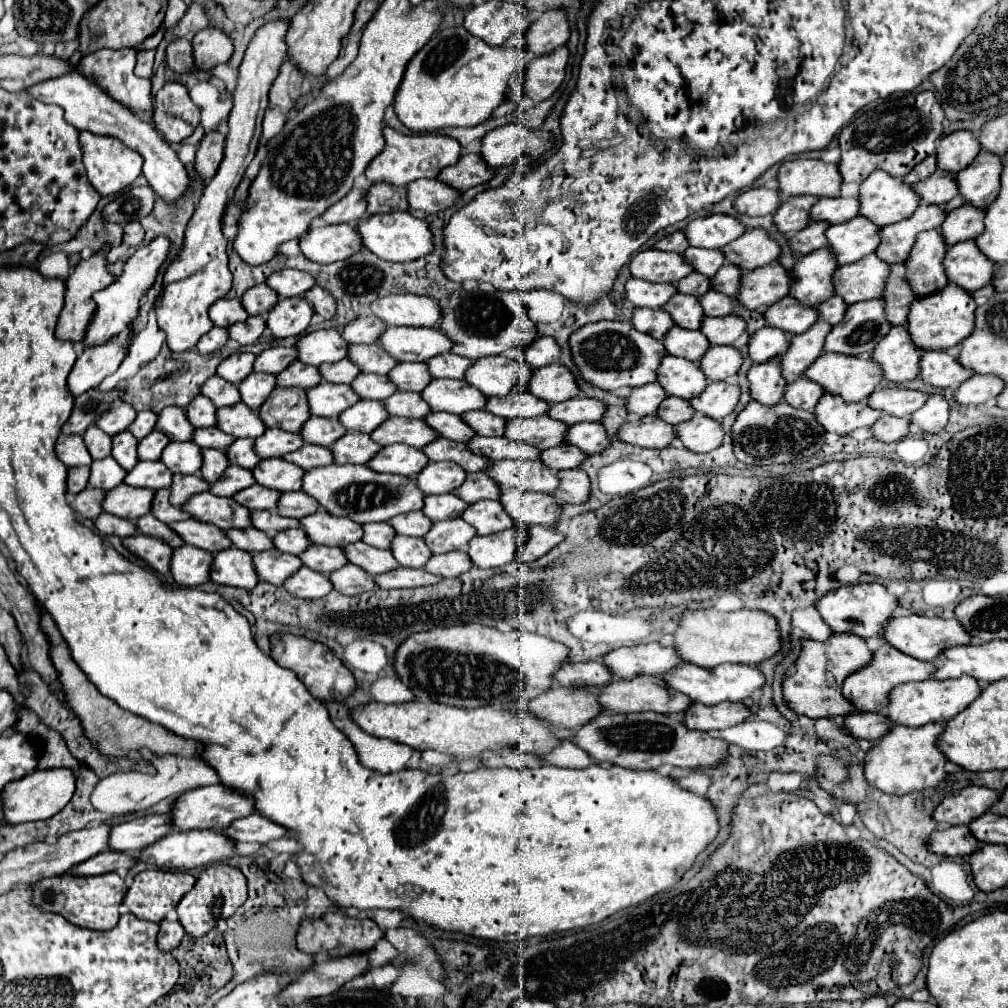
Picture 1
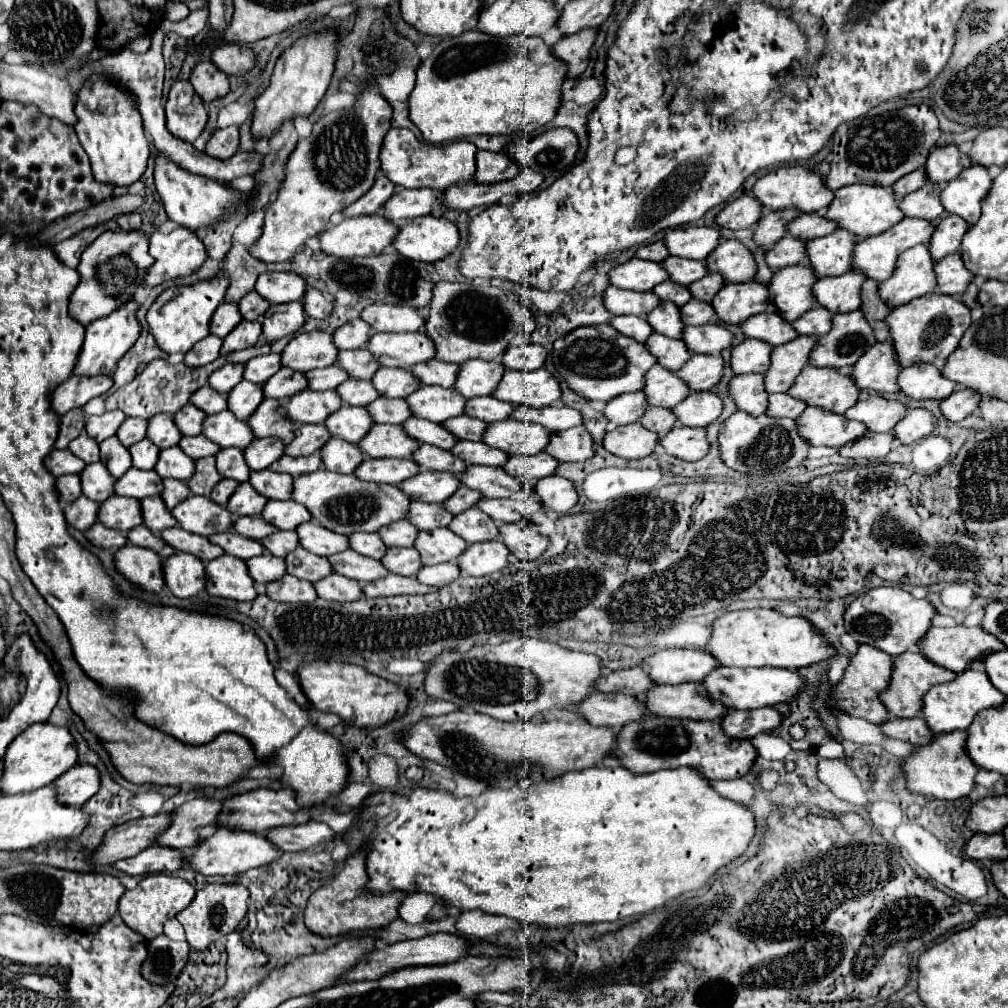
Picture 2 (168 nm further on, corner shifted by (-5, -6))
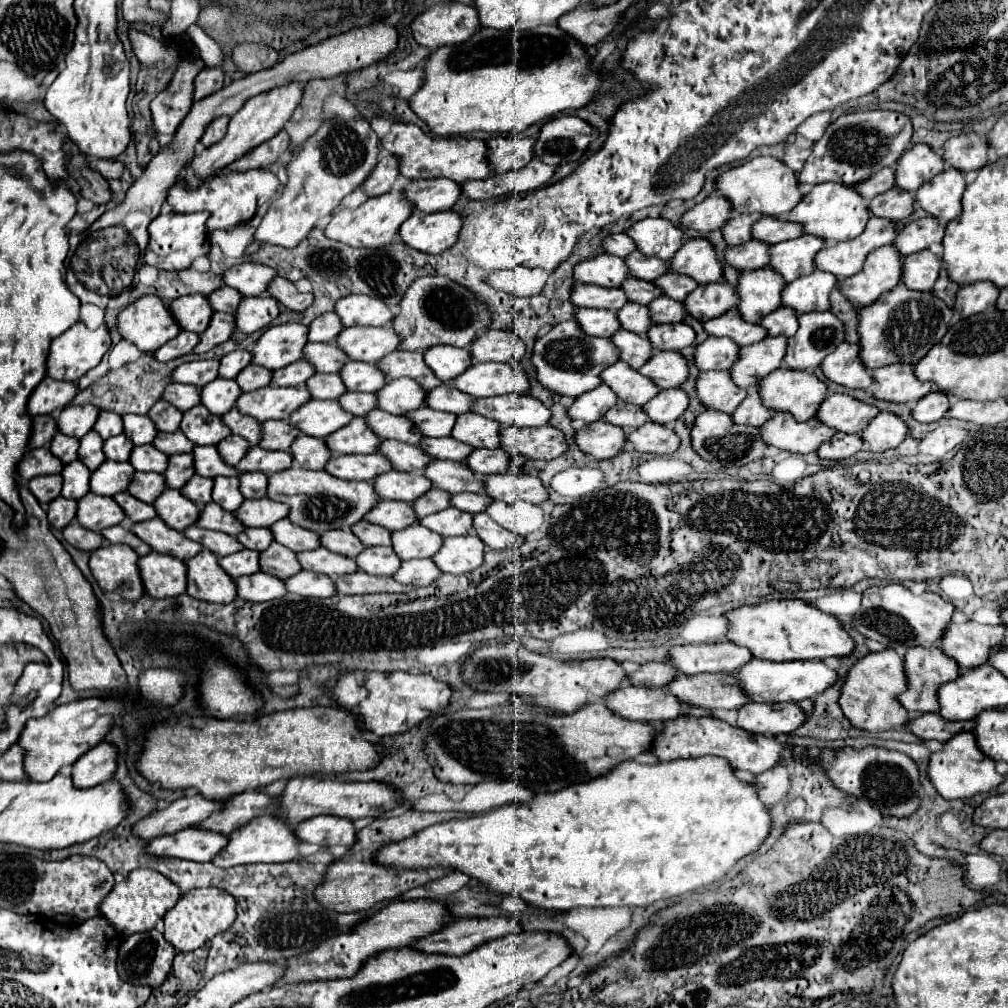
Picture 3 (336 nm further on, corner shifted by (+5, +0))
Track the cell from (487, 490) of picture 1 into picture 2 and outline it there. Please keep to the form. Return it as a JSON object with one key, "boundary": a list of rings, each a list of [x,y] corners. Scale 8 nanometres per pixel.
{"boundary":[[[458,487],[456,493],[442,503],[442,507],[444,507],[448,513],[458,515],[458,513],[462,513],[462,511],[474,507],[474,505],[476,505],[476,499],[480,499],[478,491],[468,491],[468,487]]]}

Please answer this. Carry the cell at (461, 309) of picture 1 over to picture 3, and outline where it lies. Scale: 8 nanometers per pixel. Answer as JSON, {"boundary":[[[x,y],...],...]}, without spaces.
{"boundary":[[[440,275],[420,277],[402,297],[400,313],[394,317],[392,327],[402,337],[400,349],[404,351],[426,351],[434,345],[472,347],[472,343],[492,327],[492,313],[486,301],[468,287]]]}

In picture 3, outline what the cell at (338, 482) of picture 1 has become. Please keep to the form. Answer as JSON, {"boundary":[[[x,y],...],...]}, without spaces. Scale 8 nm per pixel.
{"boundary":[[[300,467],[284,469],[268,479],[268,497],[274,501],[290,503],[288,519],[304,529],[324,535],[330,529],[352,527],[380,501],[376,489],[368,481],[344,481],[326,471],[308,471]]]}

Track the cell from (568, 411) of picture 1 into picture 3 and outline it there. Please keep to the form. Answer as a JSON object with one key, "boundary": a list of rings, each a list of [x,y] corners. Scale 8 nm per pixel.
{"boundary":[[[500,395],[478,399],[472,407],[474,413],[480,413],[488,419],[494,419],[502,425],[512,427],[540,427],[546,425],[552,417],[552,411],[542,405],[542,401],[532,395]]]}

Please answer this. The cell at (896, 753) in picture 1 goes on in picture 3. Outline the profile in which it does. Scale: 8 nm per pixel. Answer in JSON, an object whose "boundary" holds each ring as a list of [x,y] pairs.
{"boundary":[[[960,731],[950,741],[944,743],[942,751],[936,751],[928,759],[928,779],[944,799],[964,799],[976,793],[988,793],[1004,781],[1004,775],[994,771],[994,761],[986,759],[982,751],[974,745],[972,731]]]}

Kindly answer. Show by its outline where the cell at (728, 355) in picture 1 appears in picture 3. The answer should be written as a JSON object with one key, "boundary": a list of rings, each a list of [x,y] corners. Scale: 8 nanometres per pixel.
{"boundary":[[[656,351],[640,371],[660,389],[680,387],[688,379],[688,361],[678,351]]]}

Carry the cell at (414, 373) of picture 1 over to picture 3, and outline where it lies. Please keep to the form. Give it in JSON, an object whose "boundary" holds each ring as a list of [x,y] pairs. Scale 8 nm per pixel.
{"boundary":[[[350,361],[342,367],[340,377],[349,391],[376,393],[386,385],[386,375],[372,363]]]}

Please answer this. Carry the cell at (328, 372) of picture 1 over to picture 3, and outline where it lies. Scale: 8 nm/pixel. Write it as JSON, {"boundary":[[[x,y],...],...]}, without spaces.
{"boundary":[[[302,359],[302,361],[296,361],[294,365],[288,365],[288,367],[282,367],[278,371],[274,371],[272,375],[272,385],[280,385],[280,387],[302,387],[306,385],[306,381],[316,375],[316,369],[310,361]]]}

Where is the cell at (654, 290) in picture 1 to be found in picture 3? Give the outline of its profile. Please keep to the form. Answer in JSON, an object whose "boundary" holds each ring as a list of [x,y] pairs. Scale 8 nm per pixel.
{"boundary":[[[580,283],[574,287],[572,301],[578,307],[594,307],[594,309],[610,309],[618,311],[628,303],[628,297],[622,289],[606,289],[600,285]]]}

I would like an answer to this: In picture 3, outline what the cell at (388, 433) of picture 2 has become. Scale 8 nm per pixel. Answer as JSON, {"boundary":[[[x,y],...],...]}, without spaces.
{"boundary":[[[354,417],[346,427],[334,431],[326,443],[330,445],[334,455],[350,455],[350,453],[376,453],[380,447],[380,437],[370,431],[364,417]]]}

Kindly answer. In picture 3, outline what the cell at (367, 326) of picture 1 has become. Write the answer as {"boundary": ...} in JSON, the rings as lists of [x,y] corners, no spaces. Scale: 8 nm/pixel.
{"boundary":[[[332,311],[332,313],[324,313],[324,315],[316,317],[310,323],[308,337],[312,343],[330,343],[330,341],[336,341],[336,337],[342,329],[344,329],[342,319]]]}

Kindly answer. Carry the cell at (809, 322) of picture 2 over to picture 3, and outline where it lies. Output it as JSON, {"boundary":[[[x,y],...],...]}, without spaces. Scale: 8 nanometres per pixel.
{"boundary":[[[778,307],[774,313],[766,315],[760,321],[760,325],[768,329],[770,337],[776,337],[776,335],[792,337],[798,329],[798,313],[794,313],[794,309],[790,307]]]}

